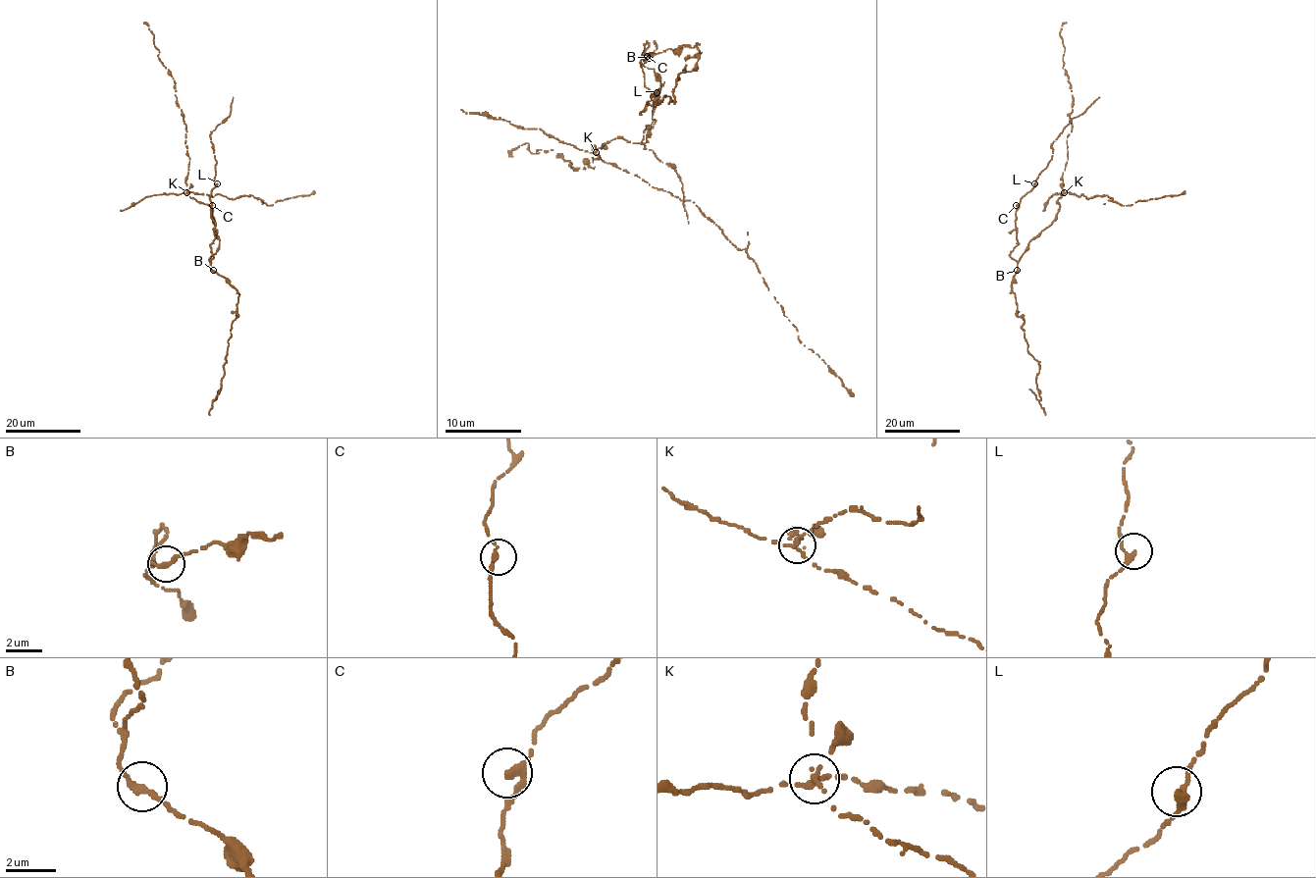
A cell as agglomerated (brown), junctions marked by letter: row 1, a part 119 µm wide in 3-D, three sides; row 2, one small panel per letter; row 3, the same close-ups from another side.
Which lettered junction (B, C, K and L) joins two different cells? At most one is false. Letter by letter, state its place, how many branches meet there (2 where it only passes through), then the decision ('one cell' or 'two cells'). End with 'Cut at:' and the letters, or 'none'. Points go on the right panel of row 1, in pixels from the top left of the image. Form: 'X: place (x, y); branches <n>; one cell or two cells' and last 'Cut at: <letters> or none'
B: place (1017, 270); branches 2; one cell
C: place (1016, 205); branches 2; one cell
K: place (1064, 192); branches 2; two cells
L: place (1034, 183); branches 2; one cell
Cut at: K

